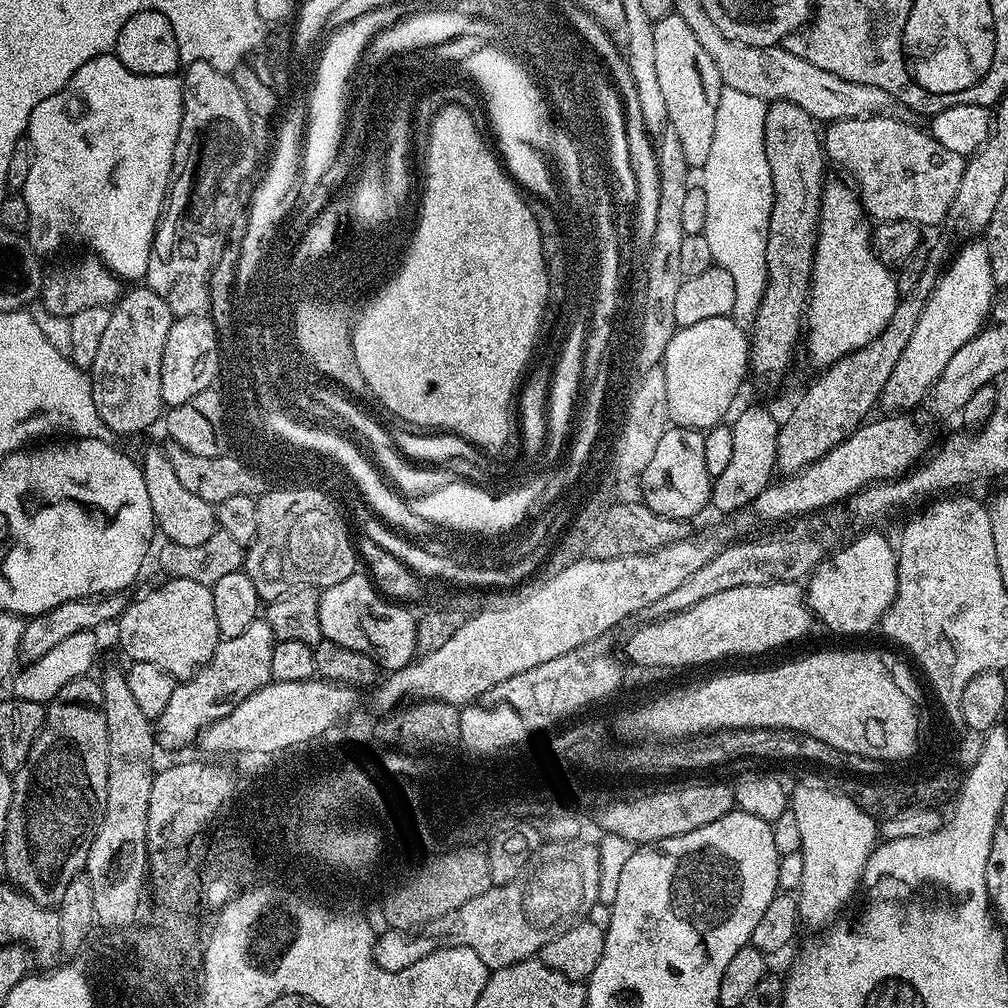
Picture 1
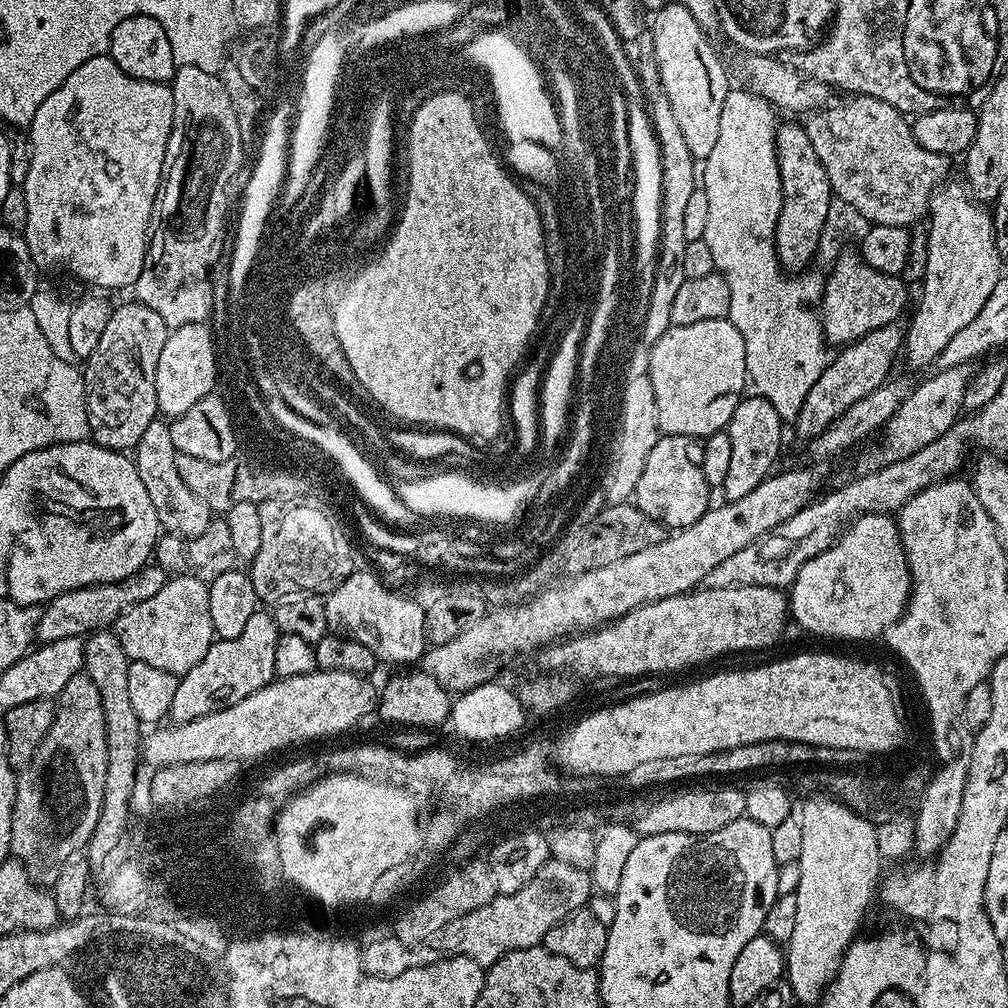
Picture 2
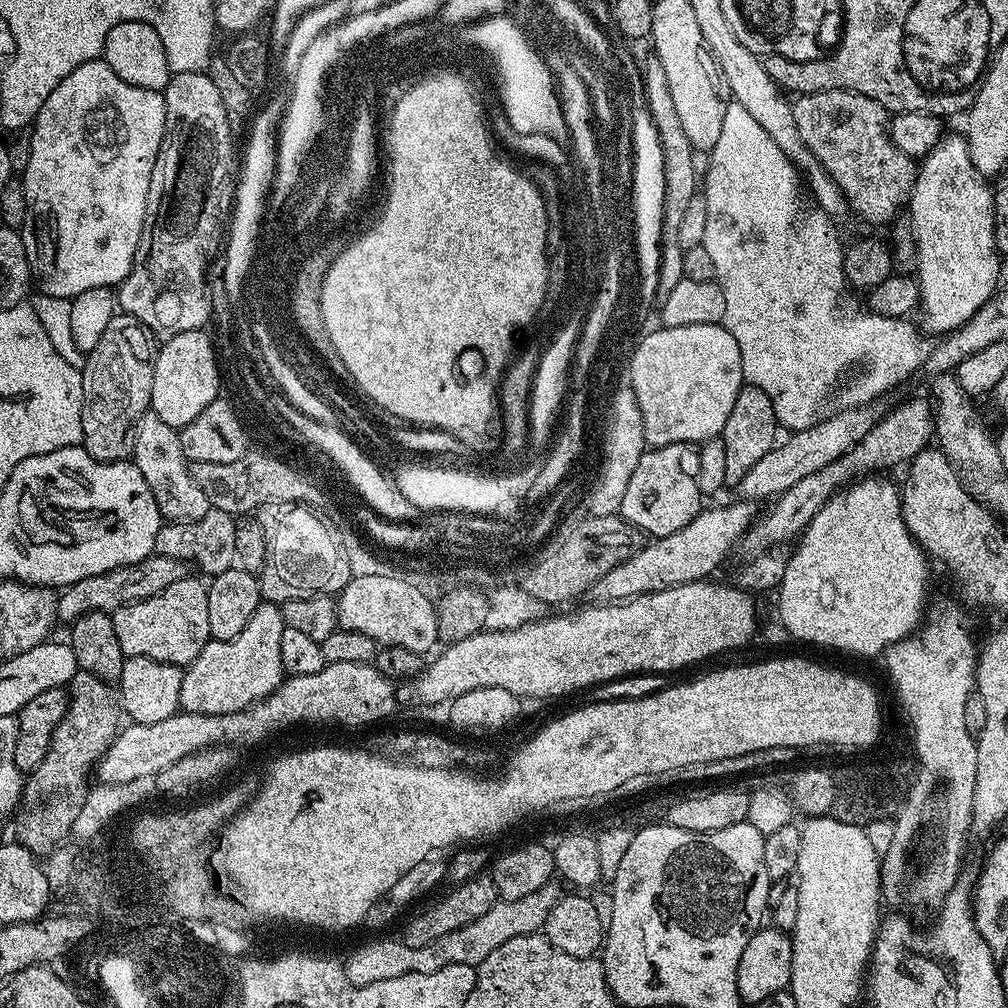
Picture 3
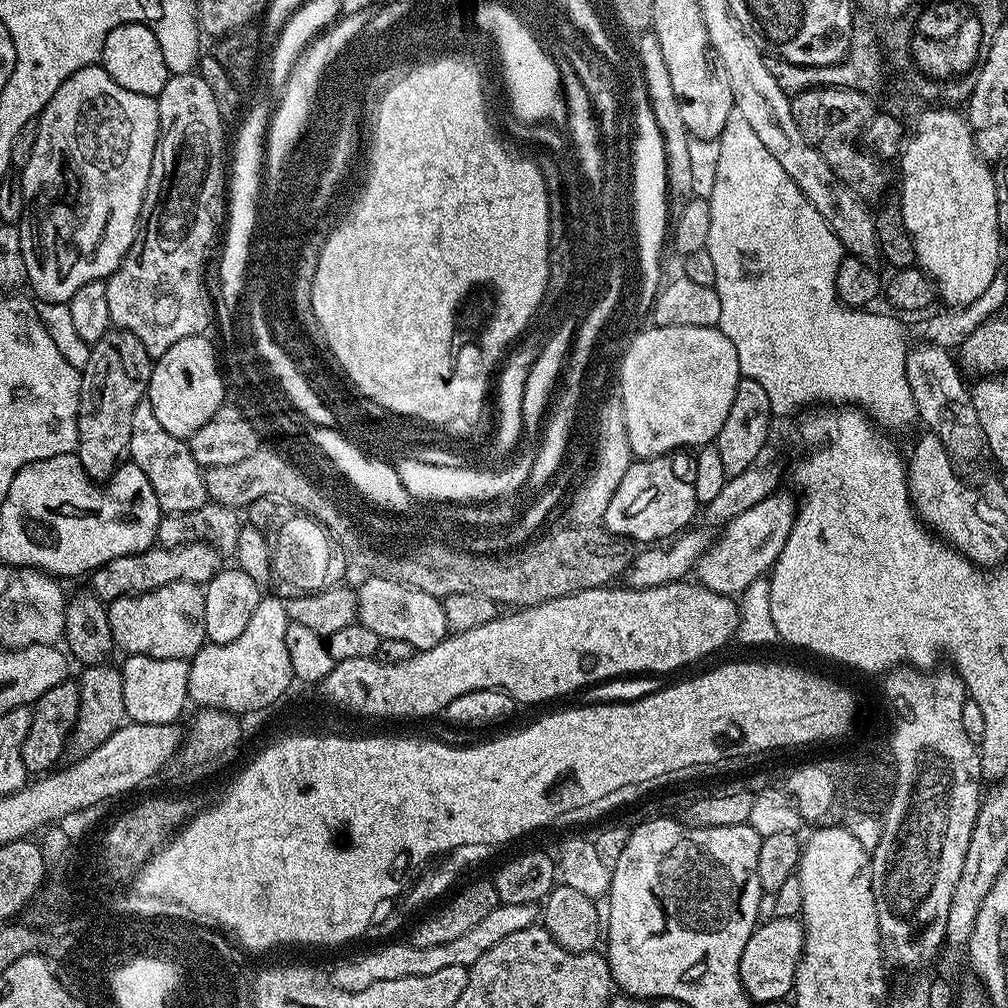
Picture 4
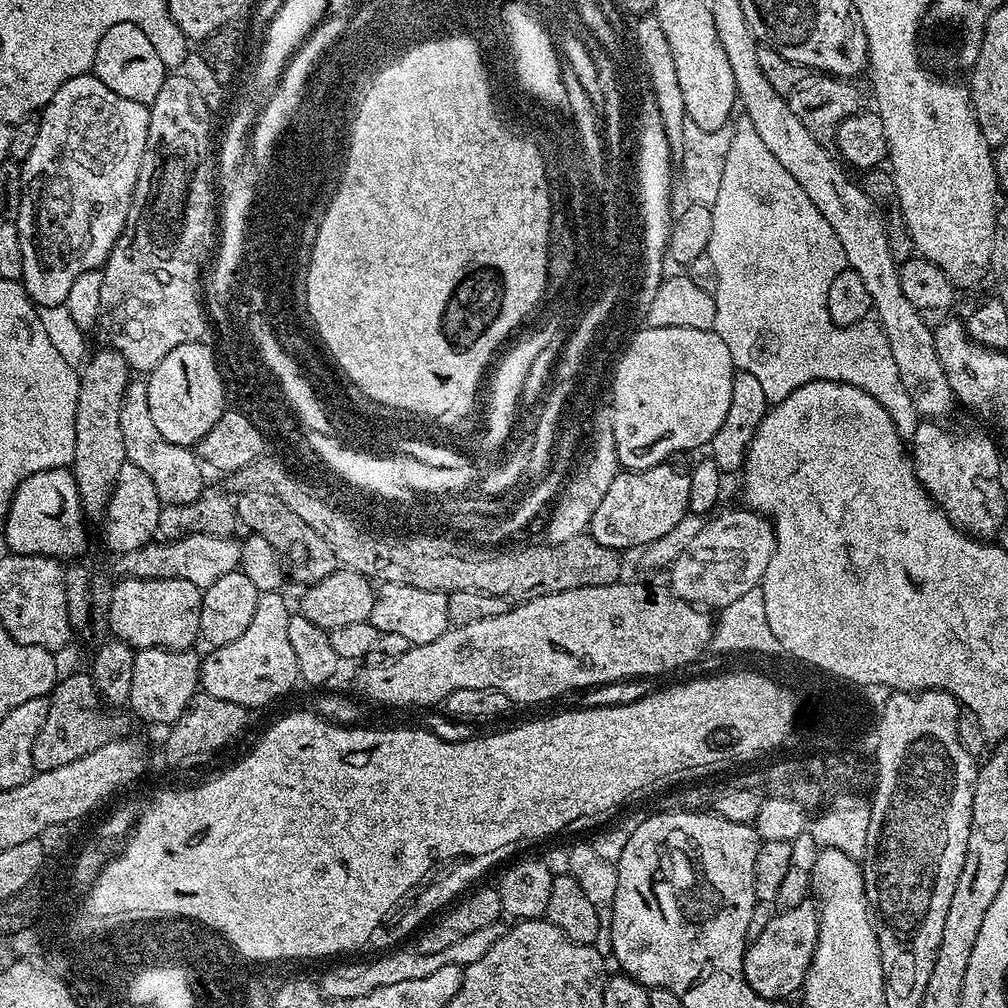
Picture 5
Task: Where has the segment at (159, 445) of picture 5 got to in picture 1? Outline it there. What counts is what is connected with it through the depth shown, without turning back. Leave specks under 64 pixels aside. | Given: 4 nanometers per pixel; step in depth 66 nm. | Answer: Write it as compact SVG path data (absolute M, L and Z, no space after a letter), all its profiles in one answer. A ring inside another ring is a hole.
M148 448L144 452L144 460L140 464L142 474L146 478L146 491L150 493L150 510L154 510L156 527L159 535L169 544L178 546L198 546L206 542L210 534L218 531L216 509L211 504L202 502L198 494L190 494L182 482L174 474L170 466L167 451L161 448Z

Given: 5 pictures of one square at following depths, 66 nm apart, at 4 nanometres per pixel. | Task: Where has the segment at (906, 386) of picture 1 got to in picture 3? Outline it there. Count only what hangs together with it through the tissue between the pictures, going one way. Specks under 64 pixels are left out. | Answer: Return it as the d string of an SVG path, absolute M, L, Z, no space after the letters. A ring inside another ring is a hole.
M963 135L948 136L937 143L919 161L916 185L906 205L912 211L910 221L917 242L917 268L914 276L920 285L919 311L924 311L923 327L932 332L949 334L975 314L988 300L993 299L1000 284L1001 253L996 247L996 202L994 188L970 162L970 150Z

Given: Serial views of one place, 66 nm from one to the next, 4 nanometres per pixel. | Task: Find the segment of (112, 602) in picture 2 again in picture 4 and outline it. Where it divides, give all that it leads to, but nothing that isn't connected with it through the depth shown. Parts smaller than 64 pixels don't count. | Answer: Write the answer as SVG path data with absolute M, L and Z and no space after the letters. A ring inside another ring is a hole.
M187 544L178 548L153 546L133 556L114 558L91 573L90 590L98 599L111 602L123 596L136 596L140 592L158 590L158 586L170 586L170 582L194 582L205 585L222 567L220 553L209 544Z

